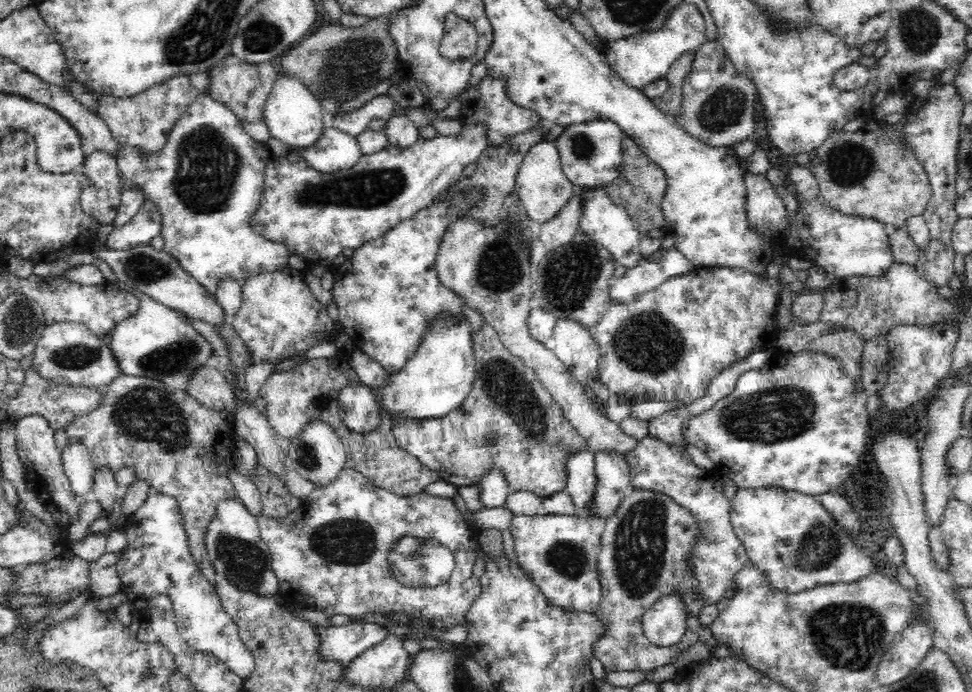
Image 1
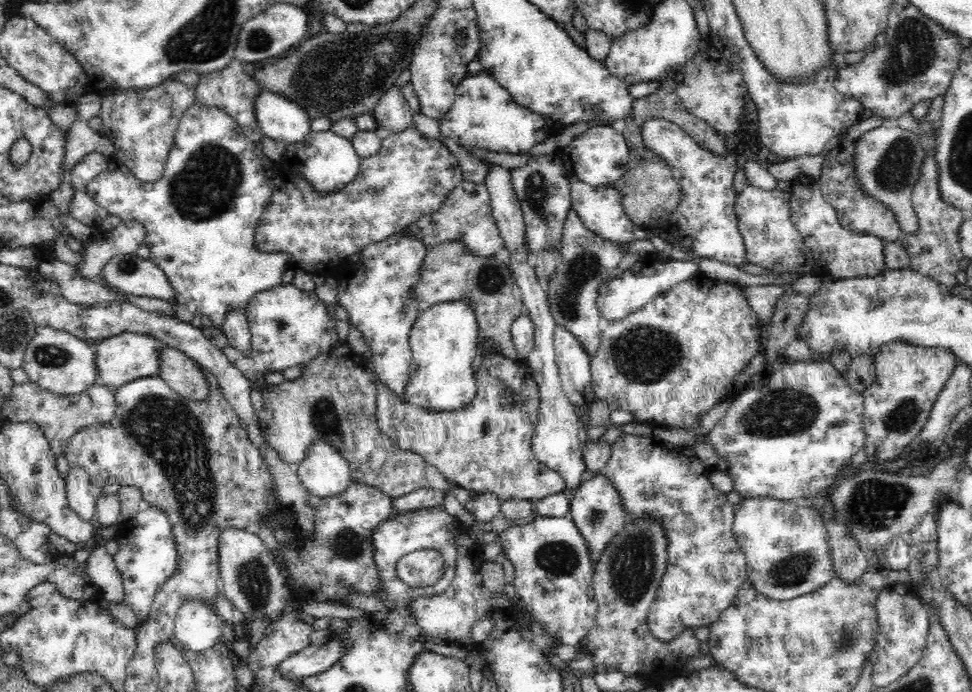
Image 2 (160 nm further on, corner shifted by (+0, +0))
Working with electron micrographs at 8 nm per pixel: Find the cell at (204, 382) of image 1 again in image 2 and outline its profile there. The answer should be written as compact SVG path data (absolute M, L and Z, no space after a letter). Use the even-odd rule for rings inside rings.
M172 346L162 349L163 370L159 372L159 376L182 398L204 401L209 395L209 386L200 366Z

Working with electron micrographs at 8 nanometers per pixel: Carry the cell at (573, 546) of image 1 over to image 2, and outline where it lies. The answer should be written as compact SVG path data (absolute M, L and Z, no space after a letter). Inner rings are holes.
M571 513L563 517L536 517L527 524L508 527L500 534L497 545L514 565L515 591L526 601L526 607L532 612L534 619L544 623L544 629L548 633L560 635L564 644L579 644L595 624L598 603L592 582L594 561L590 556L590 545L583 533L579 532Z

